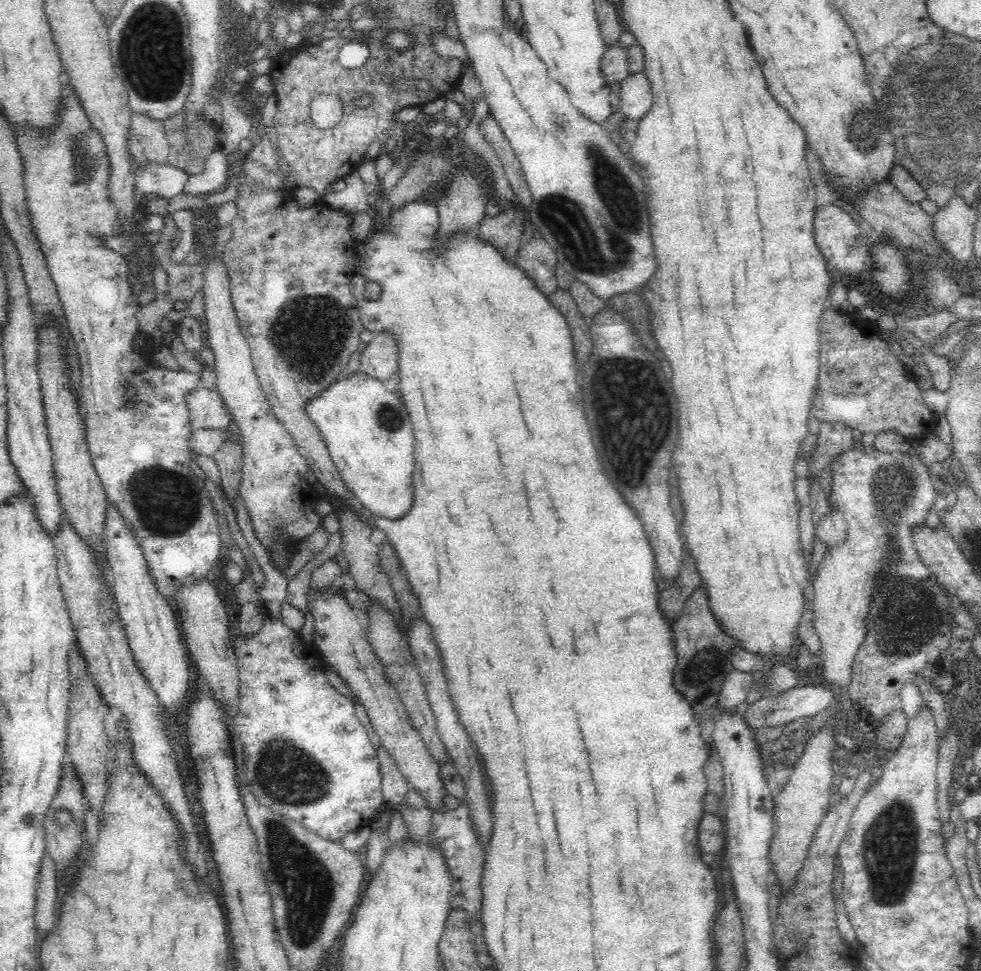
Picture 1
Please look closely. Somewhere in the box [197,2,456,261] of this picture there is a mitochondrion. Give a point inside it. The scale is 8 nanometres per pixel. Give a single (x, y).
(424, 87)

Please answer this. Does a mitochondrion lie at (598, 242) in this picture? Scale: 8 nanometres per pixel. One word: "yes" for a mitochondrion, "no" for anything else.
yes

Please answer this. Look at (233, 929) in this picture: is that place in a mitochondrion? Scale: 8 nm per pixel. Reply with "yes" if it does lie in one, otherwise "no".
no

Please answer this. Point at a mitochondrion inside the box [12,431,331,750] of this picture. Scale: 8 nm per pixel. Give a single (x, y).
(168, 505)

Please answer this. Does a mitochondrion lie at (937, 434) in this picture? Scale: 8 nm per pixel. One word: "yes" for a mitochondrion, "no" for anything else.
no

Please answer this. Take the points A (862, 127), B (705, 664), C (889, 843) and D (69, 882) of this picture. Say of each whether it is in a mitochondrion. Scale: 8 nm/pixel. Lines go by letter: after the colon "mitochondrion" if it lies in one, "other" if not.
A: mitochondrion
B: mitochondrion
C: mitochondrion
D: other

